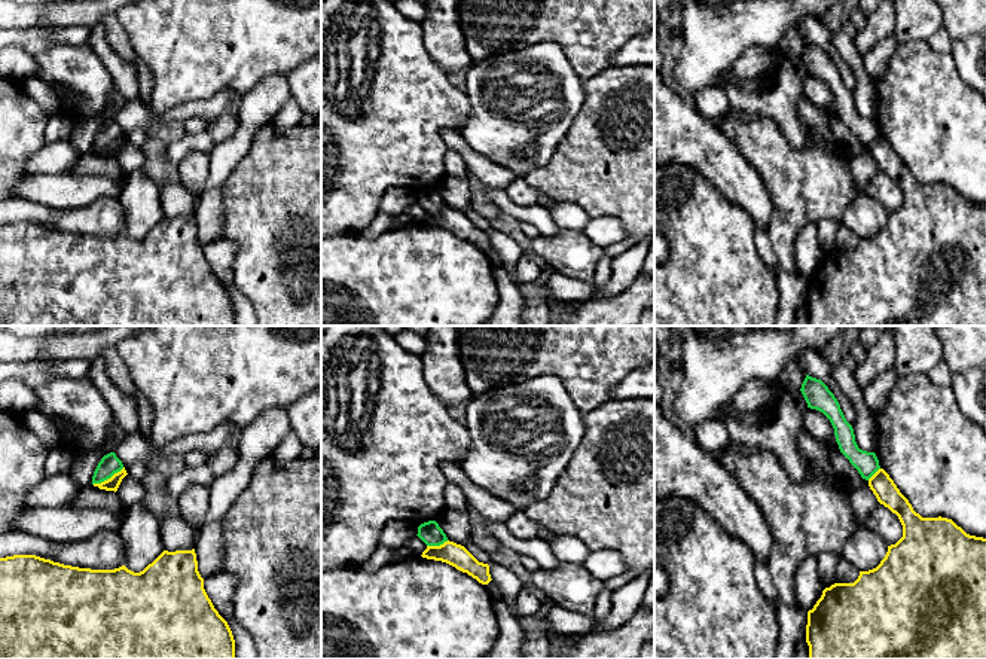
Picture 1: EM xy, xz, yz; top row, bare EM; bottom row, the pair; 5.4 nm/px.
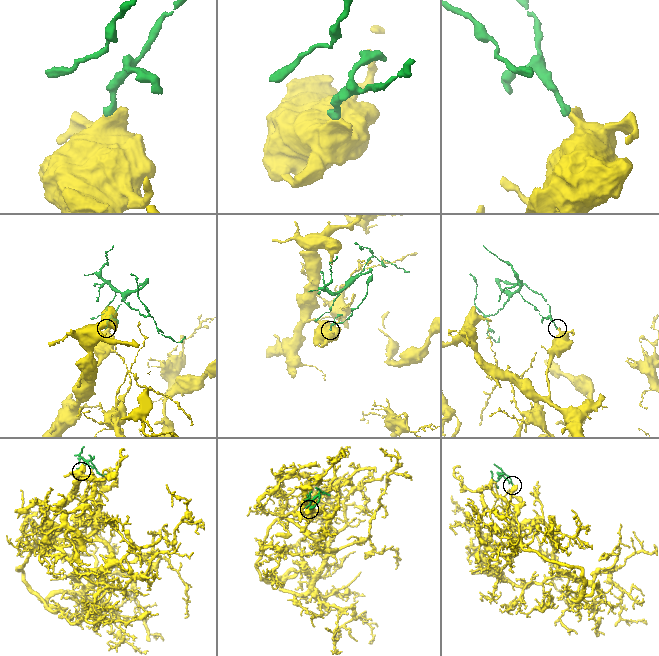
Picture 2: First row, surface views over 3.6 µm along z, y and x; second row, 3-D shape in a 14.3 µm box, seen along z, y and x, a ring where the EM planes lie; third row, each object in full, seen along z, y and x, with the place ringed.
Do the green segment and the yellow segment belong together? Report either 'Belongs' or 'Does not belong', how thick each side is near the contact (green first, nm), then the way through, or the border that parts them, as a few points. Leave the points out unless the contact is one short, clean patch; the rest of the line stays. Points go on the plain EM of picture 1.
Does not belong. Thickness 110 nm (green) against 70 nm. Boundary: xy (124, 134), (109, 145), (92, 150)

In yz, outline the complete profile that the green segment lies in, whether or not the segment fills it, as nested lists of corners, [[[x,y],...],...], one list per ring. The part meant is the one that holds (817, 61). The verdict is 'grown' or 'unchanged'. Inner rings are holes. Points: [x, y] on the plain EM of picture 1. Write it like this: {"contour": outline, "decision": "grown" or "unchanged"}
{"contour": [[[806,42],[800,58],[808,74],[822,79],[830,86],[840,119],[858,137],[861,144],[869,147],[880,135],[879,126],[874,119],[858,115],[854,95],[846,88],[834,61],[821,46],[809,42]]], "decision": "unchanged"}

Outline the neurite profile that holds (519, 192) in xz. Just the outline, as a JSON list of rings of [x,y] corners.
[[[515,177],[504,189],[510,201],[521,207],[537,205],[538,192],[532,189],[523,177]]]

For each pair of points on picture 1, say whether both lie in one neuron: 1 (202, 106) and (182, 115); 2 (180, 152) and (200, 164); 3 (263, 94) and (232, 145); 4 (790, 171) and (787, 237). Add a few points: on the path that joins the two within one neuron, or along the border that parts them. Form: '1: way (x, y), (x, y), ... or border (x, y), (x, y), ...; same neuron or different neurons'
1: way (198, 107), (186, 110); same neuron
2: border (208, 153), (191, 150), (177, 164); different neurons
3: way (259, 106), (244, 133); same neuron
4: way (790, 188), (787, 220); same neuron

